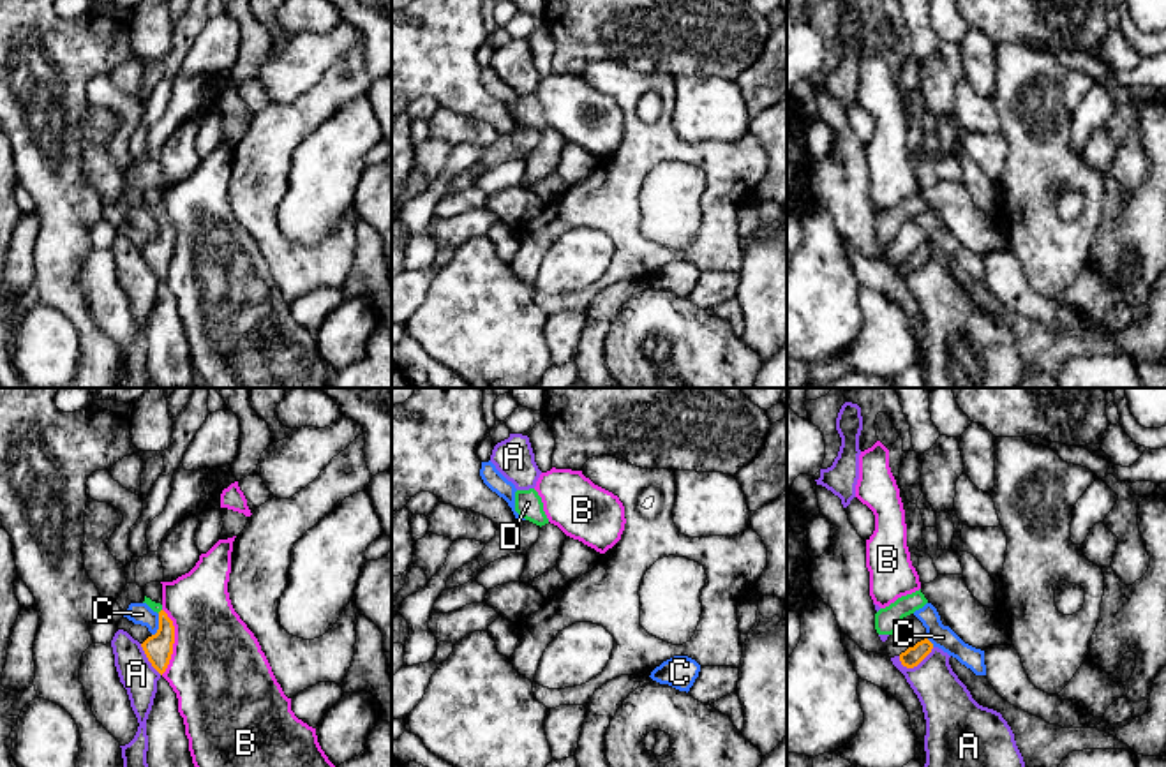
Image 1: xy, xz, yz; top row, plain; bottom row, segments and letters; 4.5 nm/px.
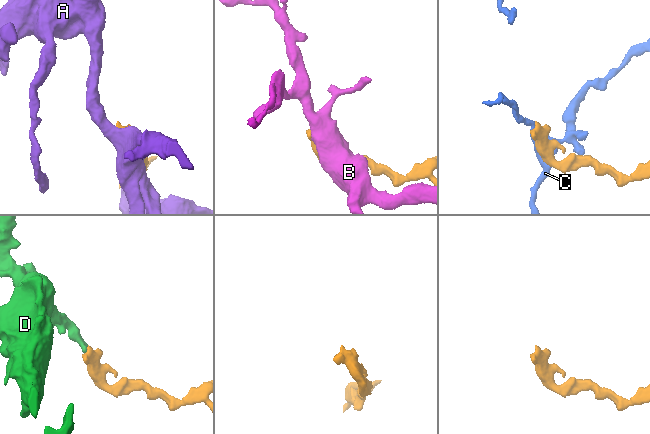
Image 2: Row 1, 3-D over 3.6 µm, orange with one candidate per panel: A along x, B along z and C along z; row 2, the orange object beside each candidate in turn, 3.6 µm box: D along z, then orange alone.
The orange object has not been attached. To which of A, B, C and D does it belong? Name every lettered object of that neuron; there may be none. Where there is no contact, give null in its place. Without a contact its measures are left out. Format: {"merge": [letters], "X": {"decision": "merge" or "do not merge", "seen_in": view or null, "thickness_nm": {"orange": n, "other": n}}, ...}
{"merge": ["D"], "A": {"decision": "do not merge", "seen_in": "yz", "thickness_nm": {"orange": 90, "other": 240}}, "B": {"decision": "do not merge", "seen_in": "xy", "thickness_nm": {"orange": 130, "other": 440}}, "C": {"decision": "do not merge", "seen_in": "xy", "thickness_nm": {"orange": 130, "other": 100}}, "D": {"decision": "merge", "seen_in": null}}

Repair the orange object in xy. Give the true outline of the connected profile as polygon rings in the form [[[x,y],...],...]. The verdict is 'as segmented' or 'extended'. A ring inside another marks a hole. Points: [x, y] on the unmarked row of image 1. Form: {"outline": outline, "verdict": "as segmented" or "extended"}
{"outline": [[[146,201],[143,208],[159,219],[159,235],[155,240],[148,242],[141,252],[152,272],[162,280],[173,259],[175,231],[168,219],[162,215],[161,208],[155,208]]], "verdict": "extended"}

